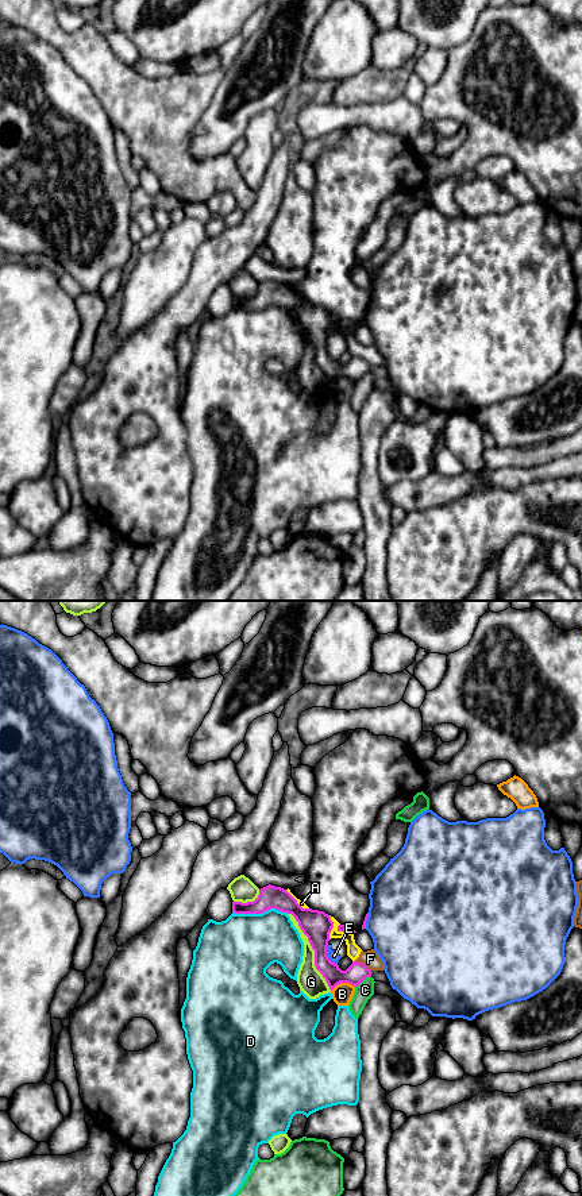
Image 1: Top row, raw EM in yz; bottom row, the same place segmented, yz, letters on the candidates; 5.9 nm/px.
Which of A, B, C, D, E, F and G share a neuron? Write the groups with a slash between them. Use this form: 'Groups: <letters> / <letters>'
Groups: A F / B / C / D / E / G

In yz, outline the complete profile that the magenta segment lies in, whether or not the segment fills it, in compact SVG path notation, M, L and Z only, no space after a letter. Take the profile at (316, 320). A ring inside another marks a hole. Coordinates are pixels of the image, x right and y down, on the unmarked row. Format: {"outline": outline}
{"outline": "M269 279L259 285L254 297L232 297L232 308L235 309L262 309L270 304L292 309L296 313L315 346L315 362L331 386L340 378L356 382L371 371L371 366L363 358L352 356L346 366L342 366L328 354L327 342L334 323L331 312L324 306L302 304L286 285Z"}

